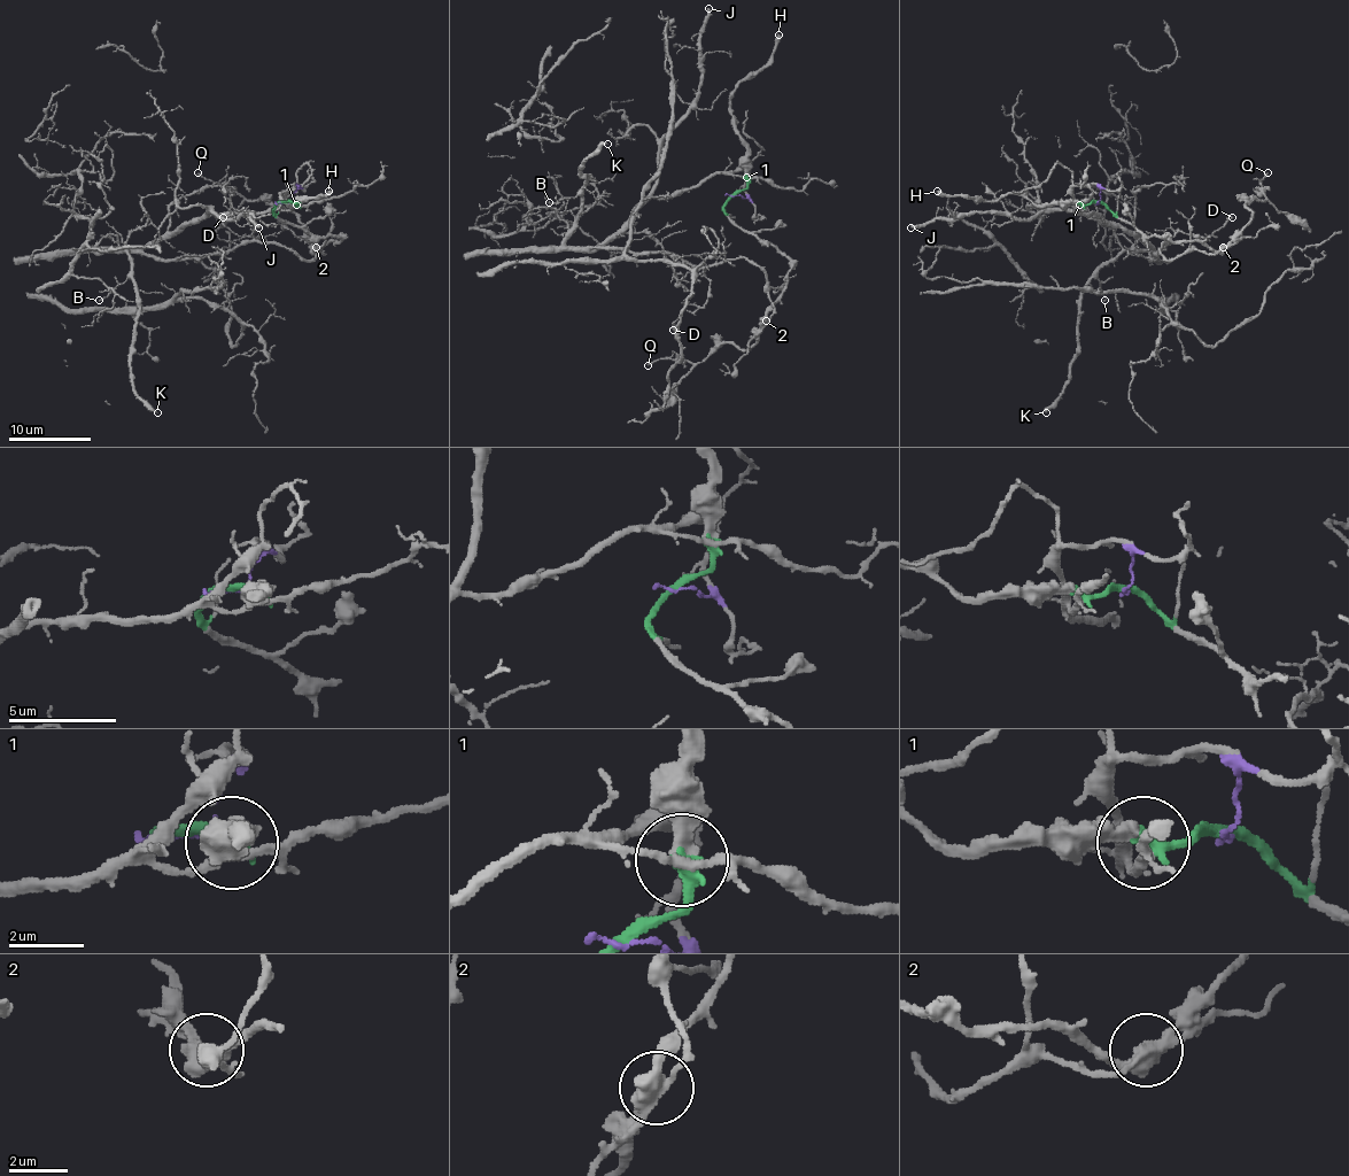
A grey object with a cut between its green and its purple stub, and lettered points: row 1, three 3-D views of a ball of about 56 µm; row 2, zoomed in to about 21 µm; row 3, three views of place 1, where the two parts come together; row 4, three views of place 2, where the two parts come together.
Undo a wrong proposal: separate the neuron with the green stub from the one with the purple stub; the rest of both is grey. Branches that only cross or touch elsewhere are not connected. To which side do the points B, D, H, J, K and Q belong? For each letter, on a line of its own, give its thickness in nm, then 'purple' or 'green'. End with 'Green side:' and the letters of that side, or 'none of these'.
B: 120 nm thick; purple
D: 220 nm thick; purple
H: 400 nm thick; green
J: 320 nm thick; purple
K: 240 nm thick; purple
Q: 170 nm thick; green
Green side: H, Q

